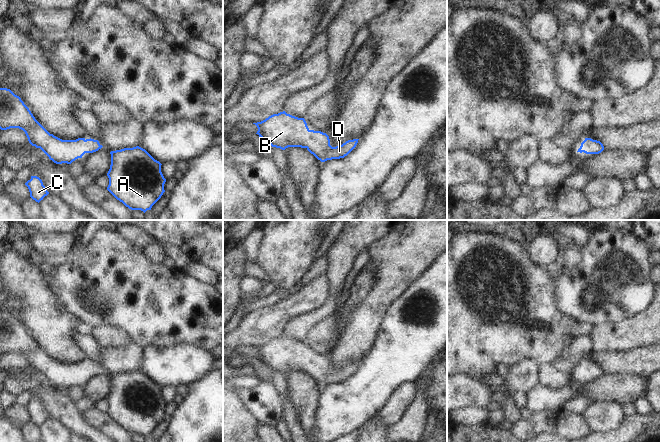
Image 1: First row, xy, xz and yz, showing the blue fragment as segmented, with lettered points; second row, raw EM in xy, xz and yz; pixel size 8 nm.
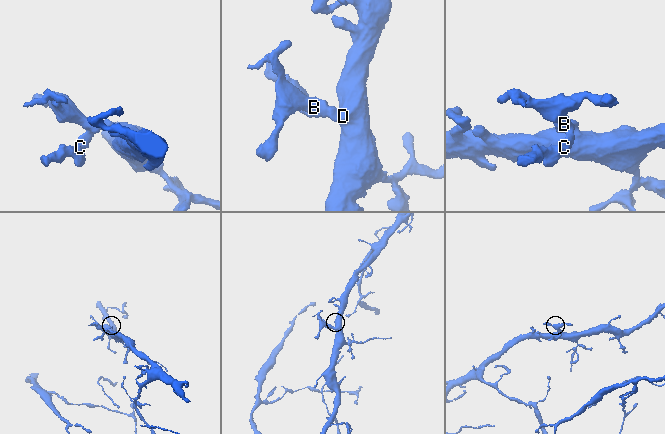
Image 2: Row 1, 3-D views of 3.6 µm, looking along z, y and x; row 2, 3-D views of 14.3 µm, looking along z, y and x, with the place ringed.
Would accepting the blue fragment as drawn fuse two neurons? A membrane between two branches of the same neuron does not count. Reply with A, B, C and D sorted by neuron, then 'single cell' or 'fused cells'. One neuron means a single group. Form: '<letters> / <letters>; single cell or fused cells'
A B C D; single cell

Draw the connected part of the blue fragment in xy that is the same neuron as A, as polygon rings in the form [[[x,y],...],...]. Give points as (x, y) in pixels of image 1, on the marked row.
[[[139,146],[110,154],[107,190],[131,210],[151,210],[165,192],[162,164]]]

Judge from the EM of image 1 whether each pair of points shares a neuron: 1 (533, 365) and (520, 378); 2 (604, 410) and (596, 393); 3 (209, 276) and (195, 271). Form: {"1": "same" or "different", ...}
{"1": "same", "2": "different", "3": "same"}

